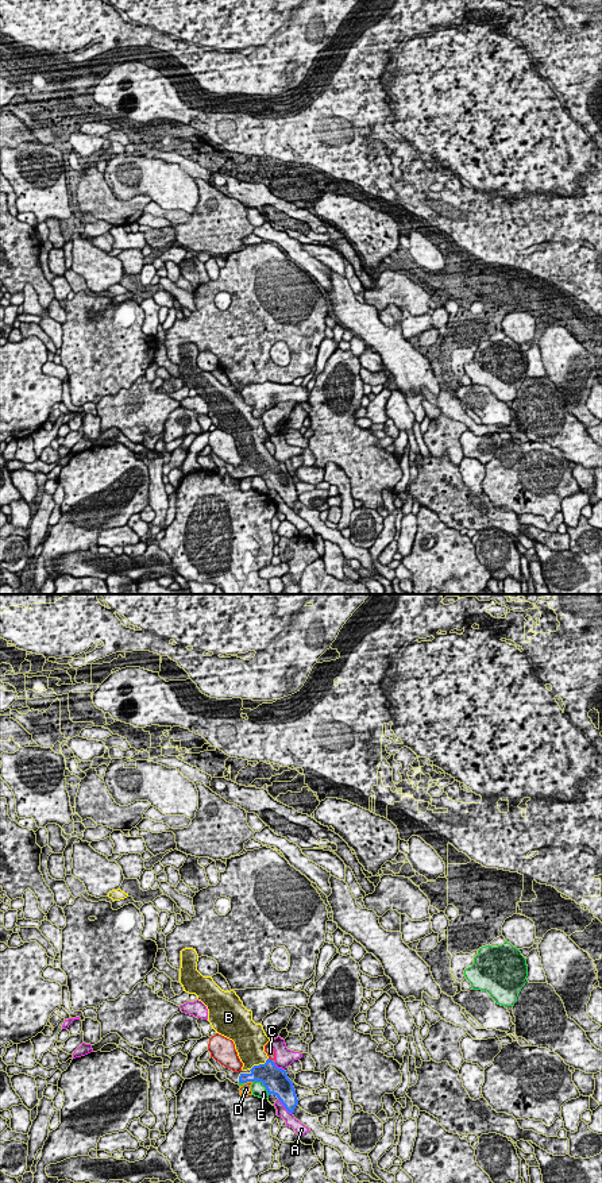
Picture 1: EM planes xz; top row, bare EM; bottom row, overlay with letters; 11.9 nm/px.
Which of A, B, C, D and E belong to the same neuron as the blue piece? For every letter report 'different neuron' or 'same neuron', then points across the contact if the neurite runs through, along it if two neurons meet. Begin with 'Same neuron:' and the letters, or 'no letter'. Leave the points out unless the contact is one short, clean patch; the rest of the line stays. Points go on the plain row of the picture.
Same neuron: B
A: different neuron
B: same neuron; runs through xz (274, 474), (259, 459), (253, 451), (250, 442)
C: different neuron
D: different neuron; border along xz (251, 476), (244, 478)
E: different neuron; border along xz (253, 476), (259, 476), (269, 489)

